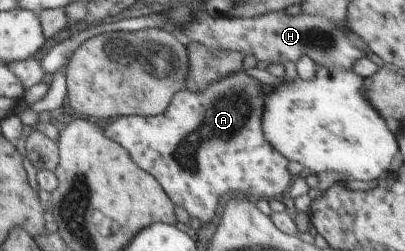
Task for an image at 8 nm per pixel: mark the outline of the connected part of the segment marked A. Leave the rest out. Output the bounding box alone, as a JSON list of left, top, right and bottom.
[104,68,295,223]

